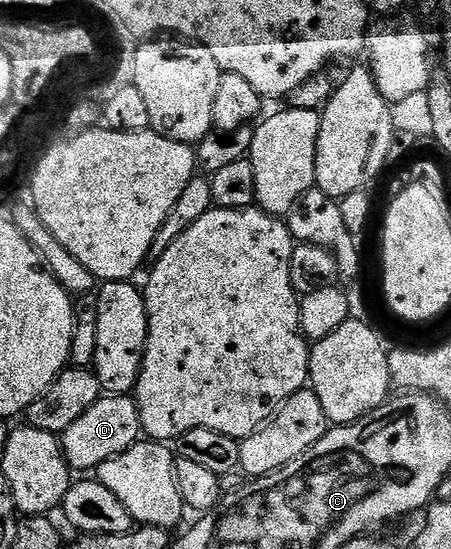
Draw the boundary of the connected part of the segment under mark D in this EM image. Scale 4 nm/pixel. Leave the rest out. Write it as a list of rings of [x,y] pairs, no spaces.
[[[111,394],[101,395],[99,400],[74,422],[62,434],[64,445],[64,457],[68,460],[68,467],[77,473],[84,474],[89,470],[99,468],[102,462],[122,454],[132,444],[141,439],[142,429],[140,427],[140,408],[131,395],[113,396]]]

